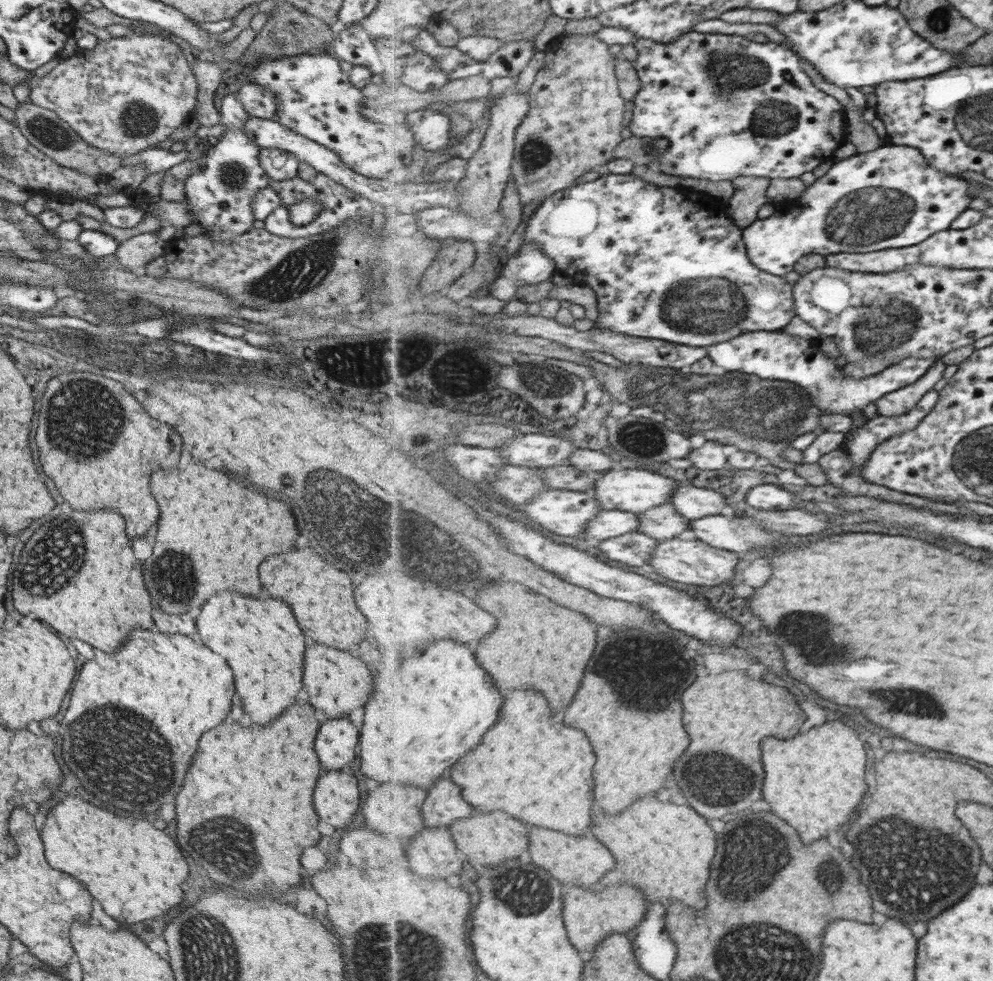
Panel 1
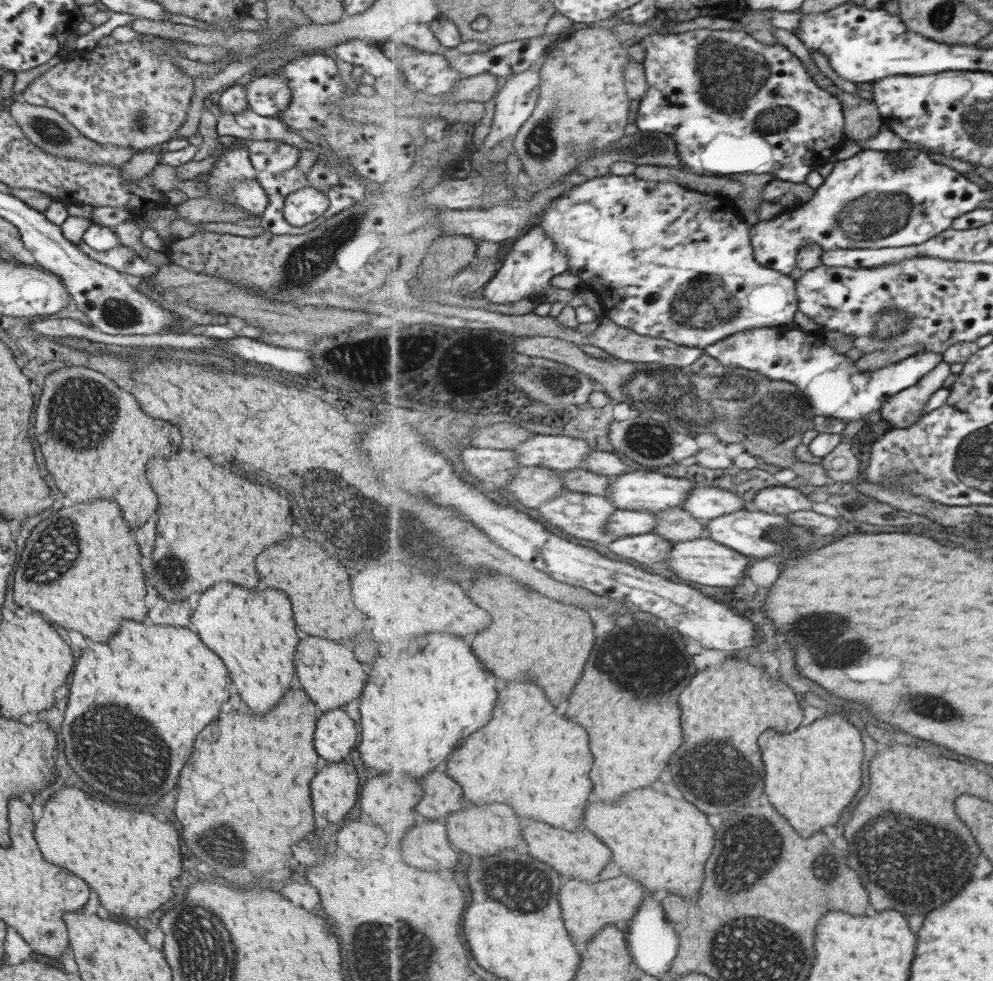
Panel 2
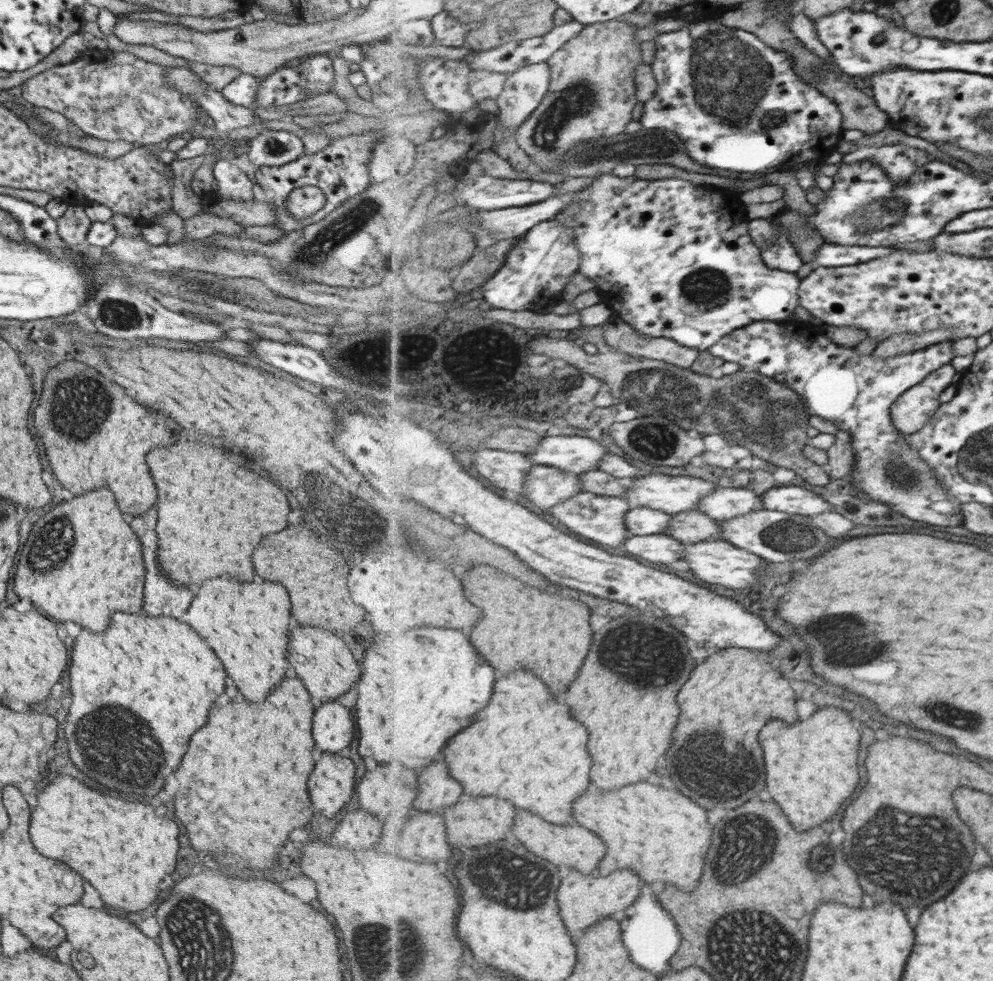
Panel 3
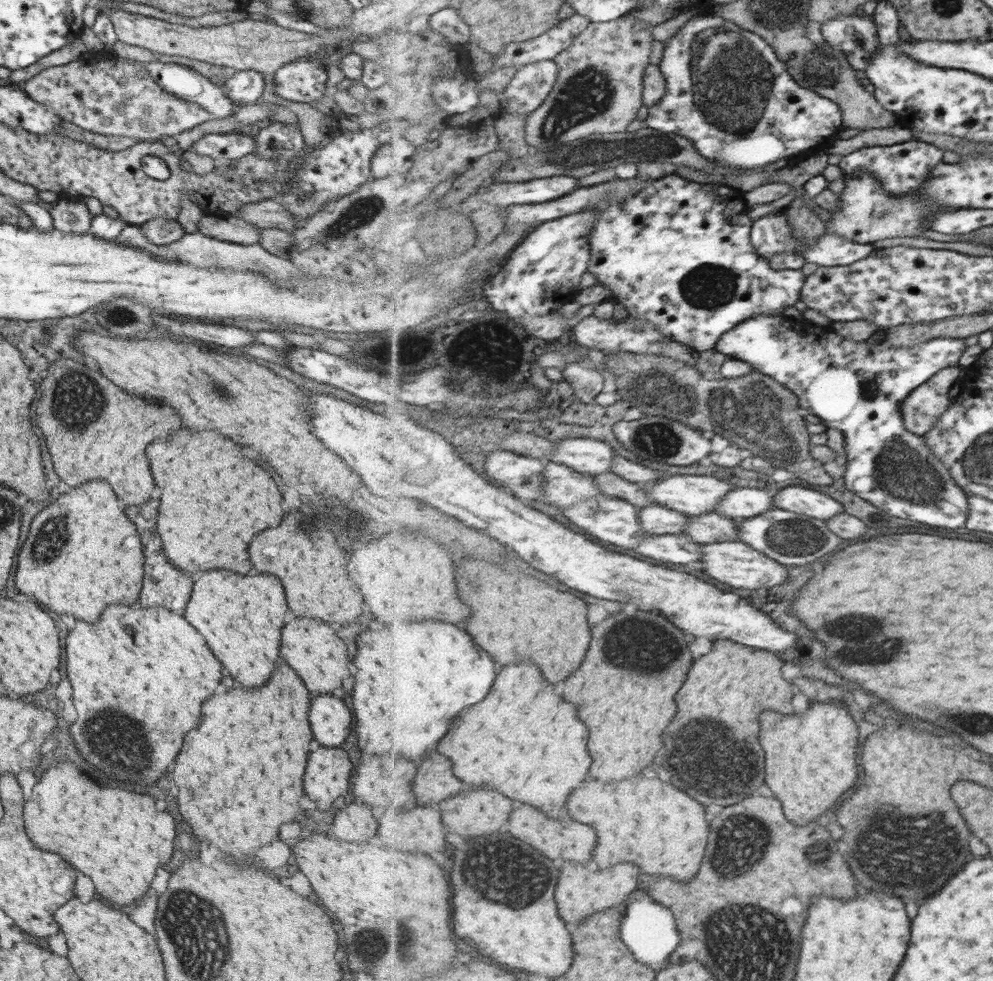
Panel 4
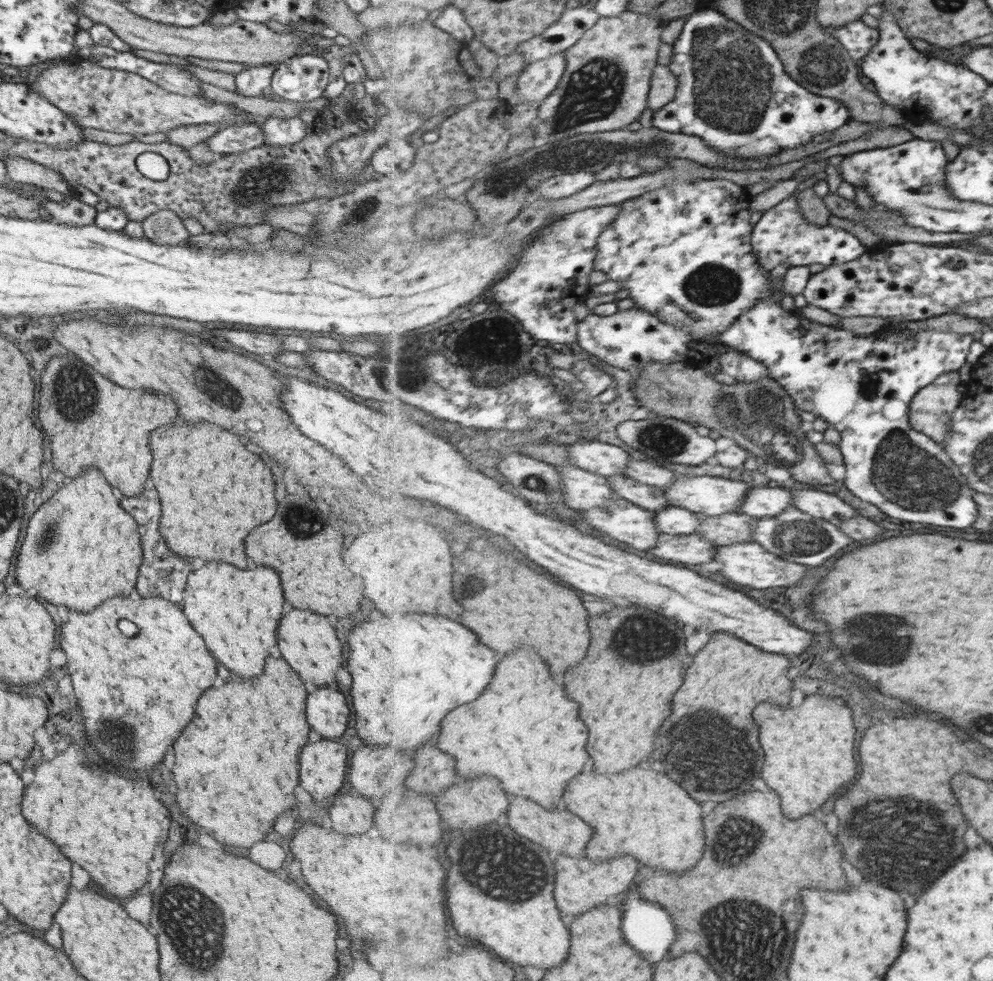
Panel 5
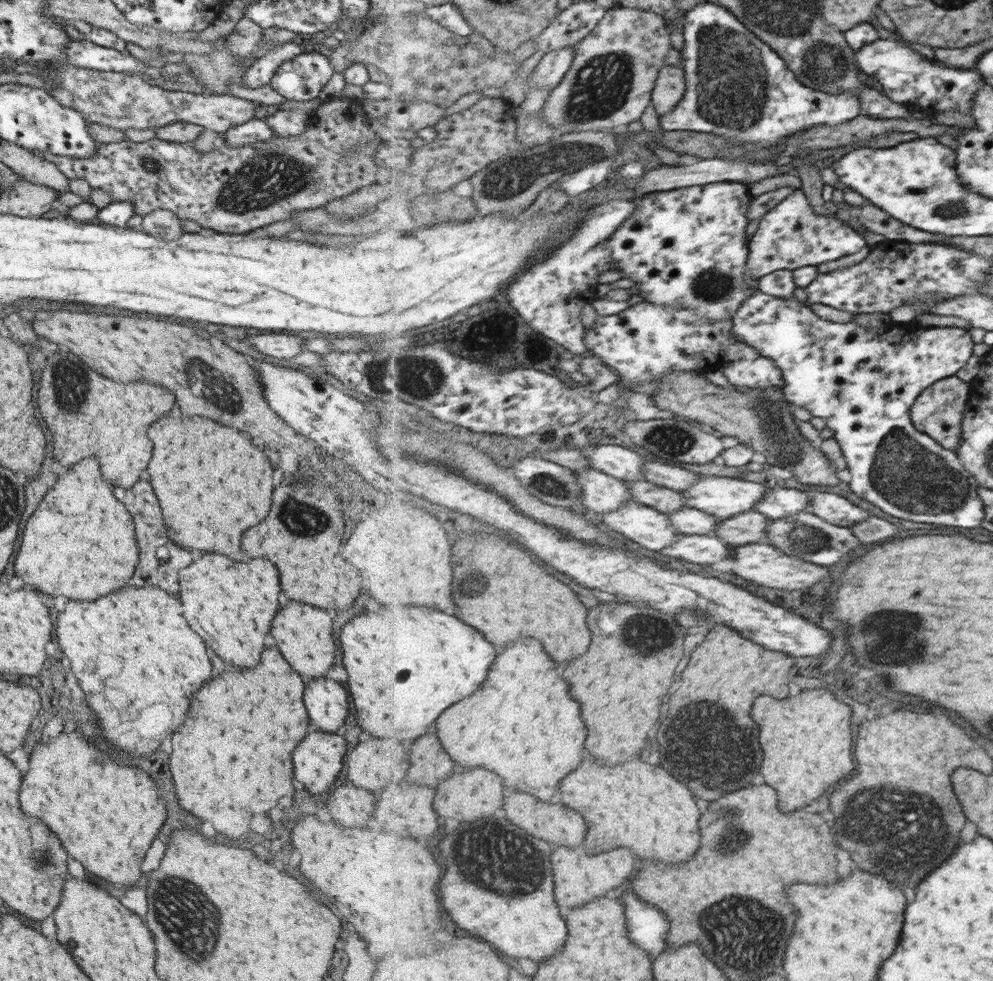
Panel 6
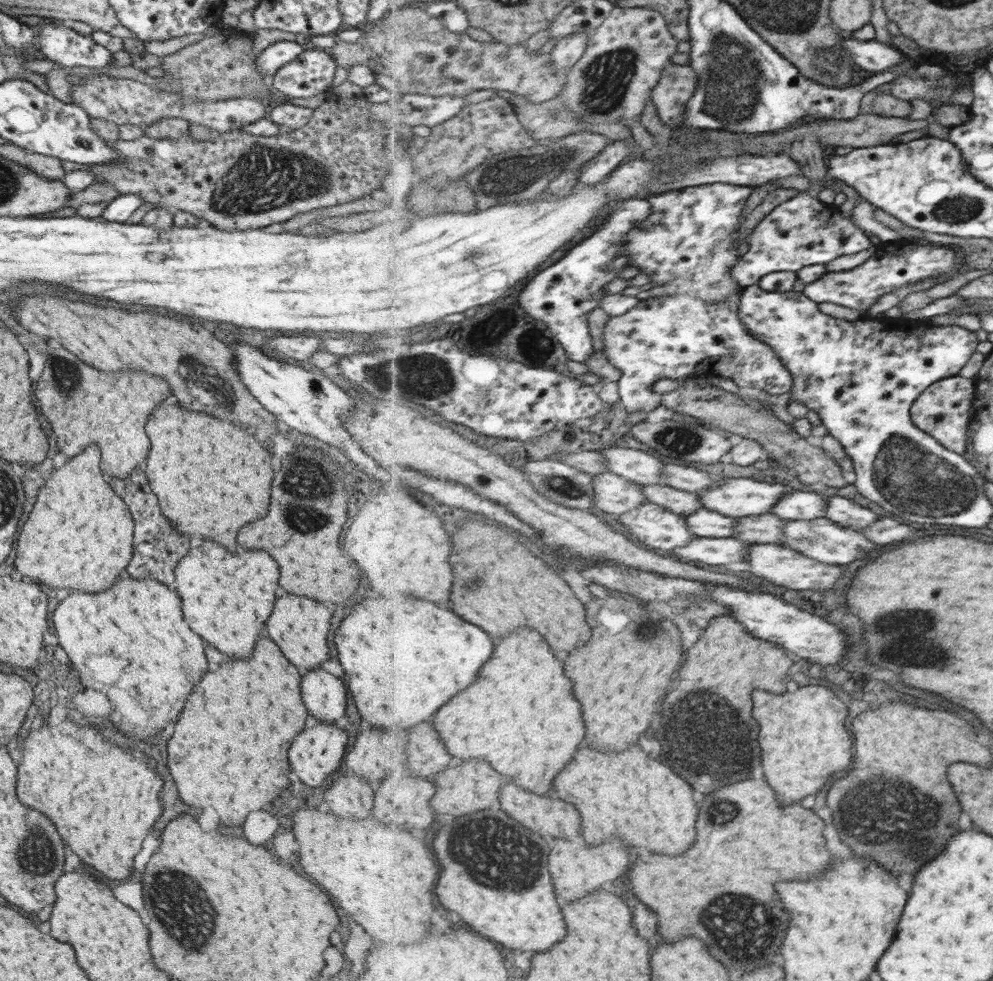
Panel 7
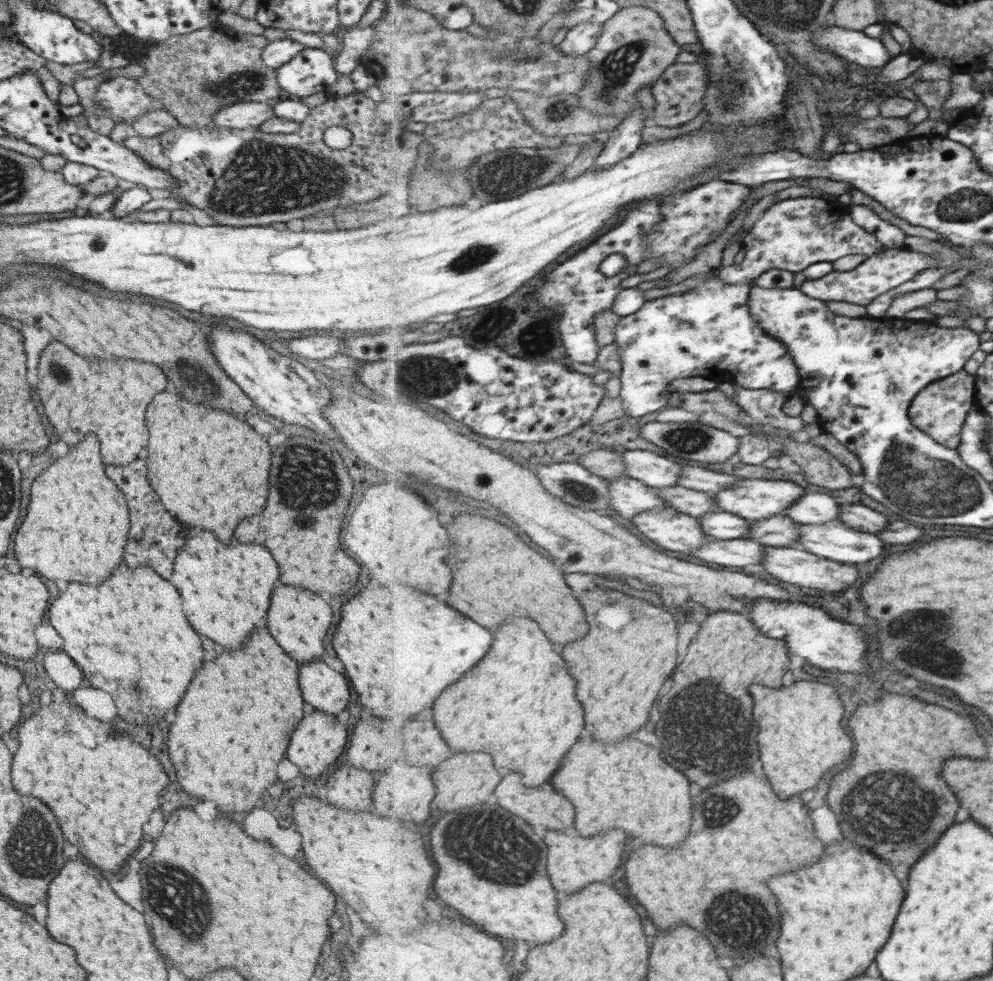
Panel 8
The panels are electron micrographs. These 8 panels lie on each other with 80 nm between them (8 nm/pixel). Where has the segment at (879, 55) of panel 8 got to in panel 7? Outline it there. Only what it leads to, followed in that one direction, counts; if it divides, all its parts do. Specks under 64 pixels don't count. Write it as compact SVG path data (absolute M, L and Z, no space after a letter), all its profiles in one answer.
M848 35L844 40L846 51L855 64L869 72L879 74L908 60L908 56L891 43L873 40L860 40L855 35Z

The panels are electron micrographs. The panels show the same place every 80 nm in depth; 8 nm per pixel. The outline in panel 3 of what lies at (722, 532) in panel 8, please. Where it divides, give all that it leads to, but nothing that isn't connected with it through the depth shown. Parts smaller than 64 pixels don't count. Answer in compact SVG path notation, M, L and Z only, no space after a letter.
M648 506L631 509L625 517L626 528L633 536L661 534L668 531L673 514L655 510Z

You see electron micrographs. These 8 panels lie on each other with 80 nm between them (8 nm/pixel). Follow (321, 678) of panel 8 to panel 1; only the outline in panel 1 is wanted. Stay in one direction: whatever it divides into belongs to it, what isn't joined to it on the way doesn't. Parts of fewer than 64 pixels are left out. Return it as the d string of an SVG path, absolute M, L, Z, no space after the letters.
M335 718L323 722L315 738L315 754L325 770L339 770L355 758L358 731L349 720Z

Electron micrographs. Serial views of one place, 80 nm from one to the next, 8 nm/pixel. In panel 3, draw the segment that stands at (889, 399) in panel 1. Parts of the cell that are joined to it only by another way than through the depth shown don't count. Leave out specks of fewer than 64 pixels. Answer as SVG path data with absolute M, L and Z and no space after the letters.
M950 363L942 367L891 405L892 421L901 433L918 433L927 426L939 408L945 406L940 398L944 390L954 384L951 382L957 376L957 370Z

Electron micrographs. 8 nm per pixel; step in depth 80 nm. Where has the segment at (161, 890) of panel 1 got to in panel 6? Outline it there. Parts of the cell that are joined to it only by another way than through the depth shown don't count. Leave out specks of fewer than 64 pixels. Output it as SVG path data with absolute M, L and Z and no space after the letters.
M77 732L59 734L49 742L39 742L31 750L29 770L23 776L19 804L23 814L39 818L59 838L65 852L75 858L87 872L111 884L135 884L139 880L139 862L157 836L165 820L165 808L157 800L153 780L133 766L119 766L107 754L81 740Z

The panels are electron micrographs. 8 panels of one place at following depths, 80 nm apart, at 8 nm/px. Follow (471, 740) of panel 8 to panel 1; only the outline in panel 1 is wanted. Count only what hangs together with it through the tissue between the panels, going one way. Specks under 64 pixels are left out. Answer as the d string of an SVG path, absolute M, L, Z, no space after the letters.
M515 690L505 698L505 706L501 710L501 722L489 730L485 742L471 754L467 754L457 766L453 766L453 782L463 788L463 798L475 809L481 812L503 810L523 822L531 822L535 826L545 826L551 830L559 830L565 834L581 836L591 826L591 812L595 800L595 782L593 780L593 766L597 756L585 732L567 728L557 724L551 716L551 708L547 698L535 690Z

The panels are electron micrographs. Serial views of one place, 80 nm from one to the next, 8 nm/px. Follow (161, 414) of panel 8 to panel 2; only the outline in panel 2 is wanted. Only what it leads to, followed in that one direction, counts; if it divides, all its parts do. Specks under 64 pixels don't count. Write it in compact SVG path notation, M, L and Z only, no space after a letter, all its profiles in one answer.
M177 452L169 460L153 458L147 464L147 480L153 488L153 492L159 496L157 506L157 538L155 548L151 552L153 560L153 588L155 592L165 600L183 600L191 594L201 594L215 582L231 582L245 586L247 590L257 586L257 574L253 568L253 560L259 552L263 552L267 546L275 544L277 540L289 536L291 530L291 514L289 514L289 502L281 498L277 492L251 484L229 470L219 470L221 466L213 466L205 458L195 458L193 452Z

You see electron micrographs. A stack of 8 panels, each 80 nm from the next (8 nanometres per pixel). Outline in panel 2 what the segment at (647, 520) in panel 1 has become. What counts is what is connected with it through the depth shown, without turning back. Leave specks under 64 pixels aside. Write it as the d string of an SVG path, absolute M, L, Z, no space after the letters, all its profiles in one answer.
M684 507L666 508L656 513L654 532L675 543L699 539L706 535L704 521Z

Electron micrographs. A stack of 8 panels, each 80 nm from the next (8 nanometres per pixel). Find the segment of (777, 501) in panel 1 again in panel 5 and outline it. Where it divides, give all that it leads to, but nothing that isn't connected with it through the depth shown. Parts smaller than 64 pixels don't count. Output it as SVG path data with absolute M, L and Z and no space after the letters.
M792 489L792 504L795 507L837 526L841 521L855 518L857 510L843 502L835 494L811 489Z

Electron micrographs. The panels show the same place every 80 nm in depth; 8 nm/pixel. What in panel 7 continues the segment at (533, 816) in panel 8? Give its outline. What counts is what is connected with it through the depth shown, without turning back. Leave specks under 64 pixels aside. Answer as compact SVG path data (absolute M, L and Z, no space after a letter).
M507 784L501 790L499 801L505 810L513 812L515 818L519 816L517 818L519 822L529 826L529 830L543 834L543 837L576 839L575 836L581 836L581 814L579 814L579 810L573 804L567 804L559 798L545 798L545 796L521 790L515 784Z

